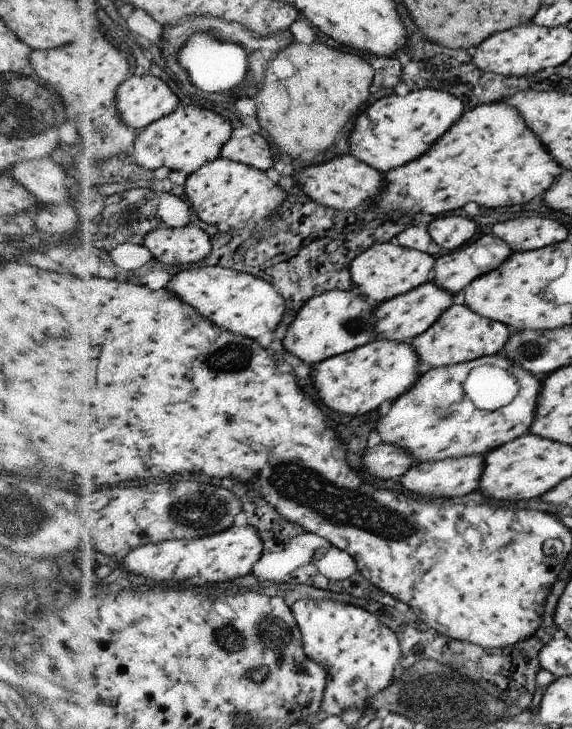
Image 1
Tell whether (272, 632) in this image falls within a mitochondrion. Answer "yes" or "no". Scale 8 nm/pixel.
yes

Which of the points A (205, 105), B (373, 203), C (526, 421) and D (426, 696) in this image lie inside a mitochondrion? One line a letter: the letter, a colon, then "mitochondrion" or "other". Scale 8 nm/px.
A: other
B: other
C: other
D: mitochondrion

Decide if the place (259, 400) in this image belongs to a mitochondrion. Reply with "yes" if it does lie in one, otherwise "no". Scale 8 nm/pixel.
no

